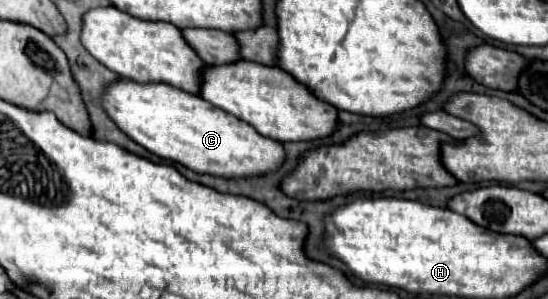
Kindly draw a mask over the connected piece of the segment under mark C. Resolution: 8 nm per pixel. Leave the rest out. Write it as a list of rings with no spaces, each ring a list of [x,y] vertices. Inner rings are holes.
[[[129,79],[115,81],[103,97],[107,115],[117,127],[147,151],[185,165],[195,173],[223,179],[259,177],[277,171],[287,153],[281,143],[259,135],[241,119],[225,115],[225,111],[205,103],[197,95],[189,95],[165,83],[135,83]]]

